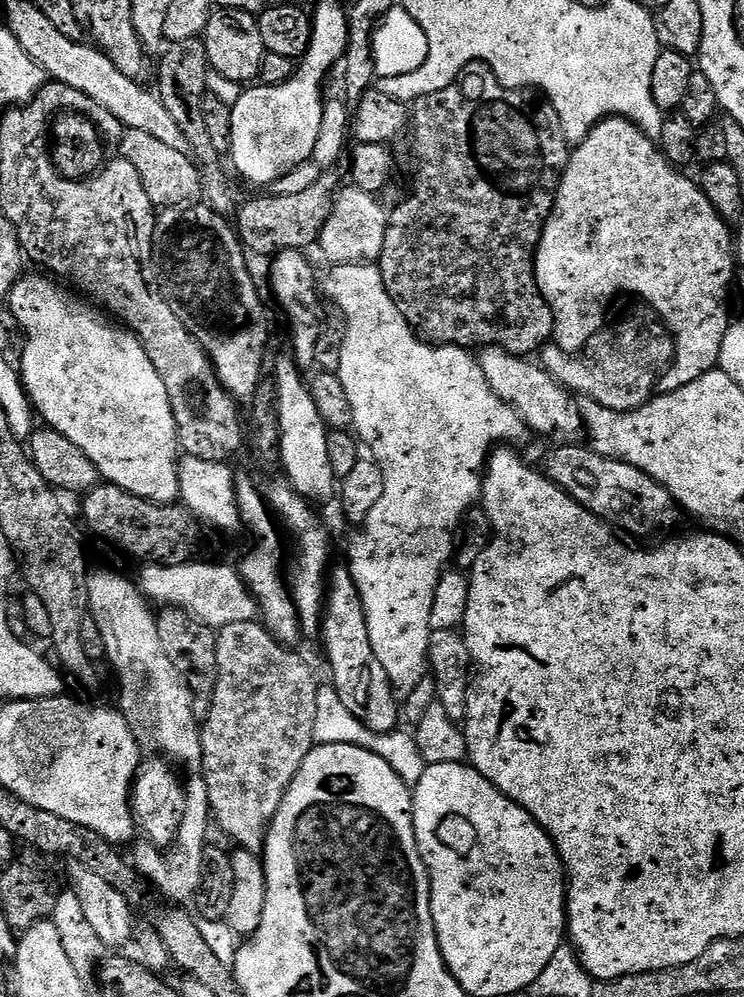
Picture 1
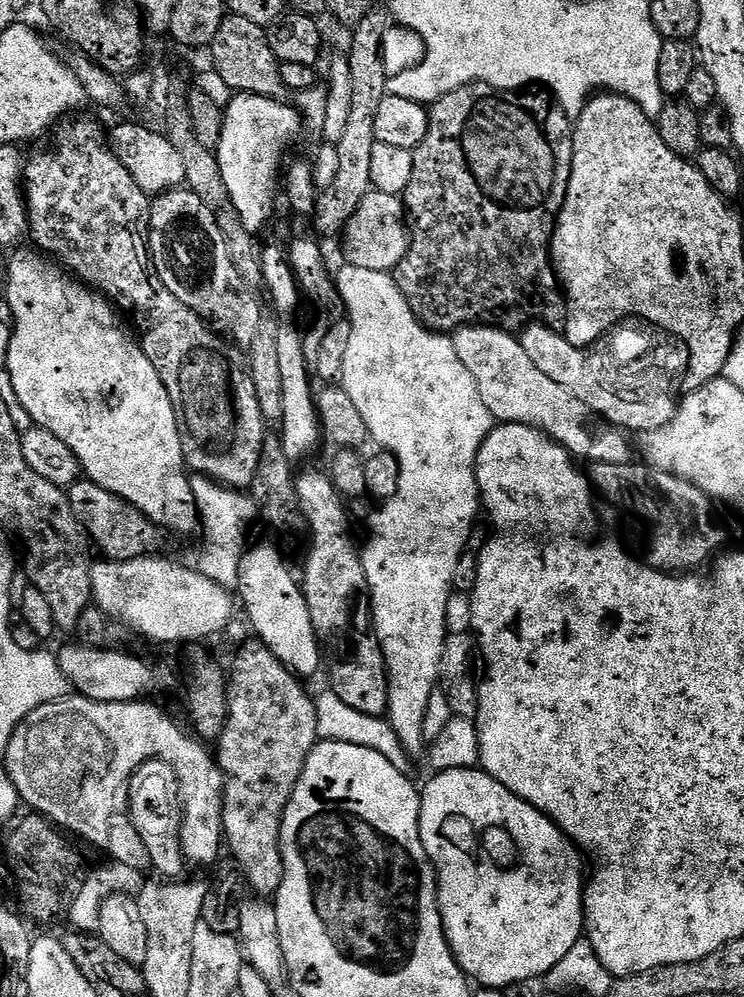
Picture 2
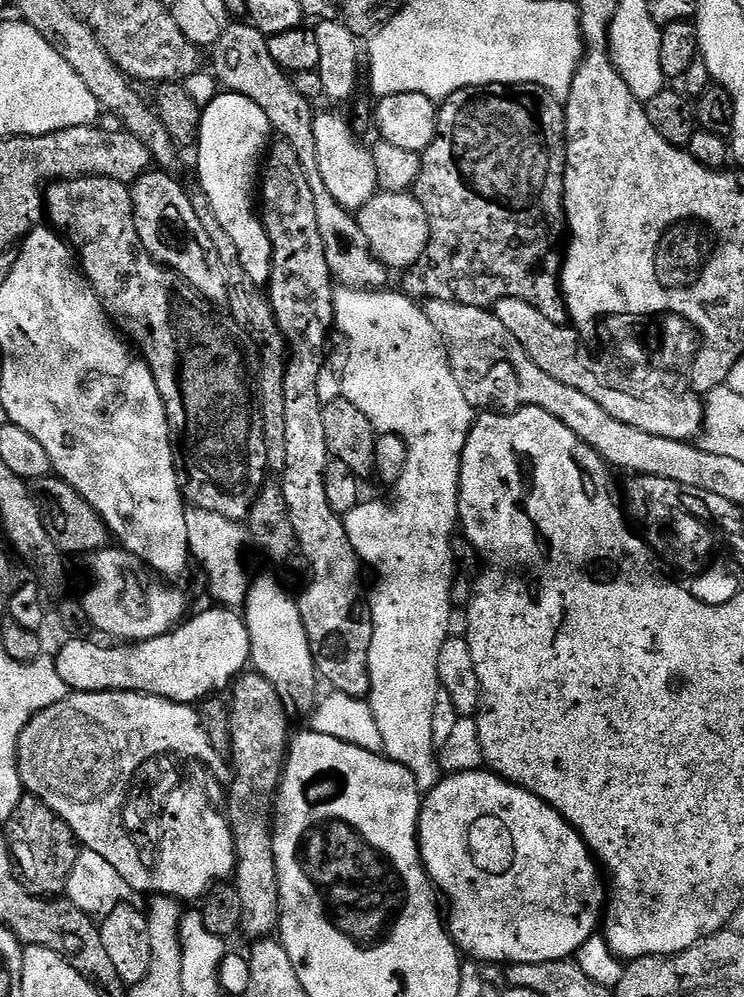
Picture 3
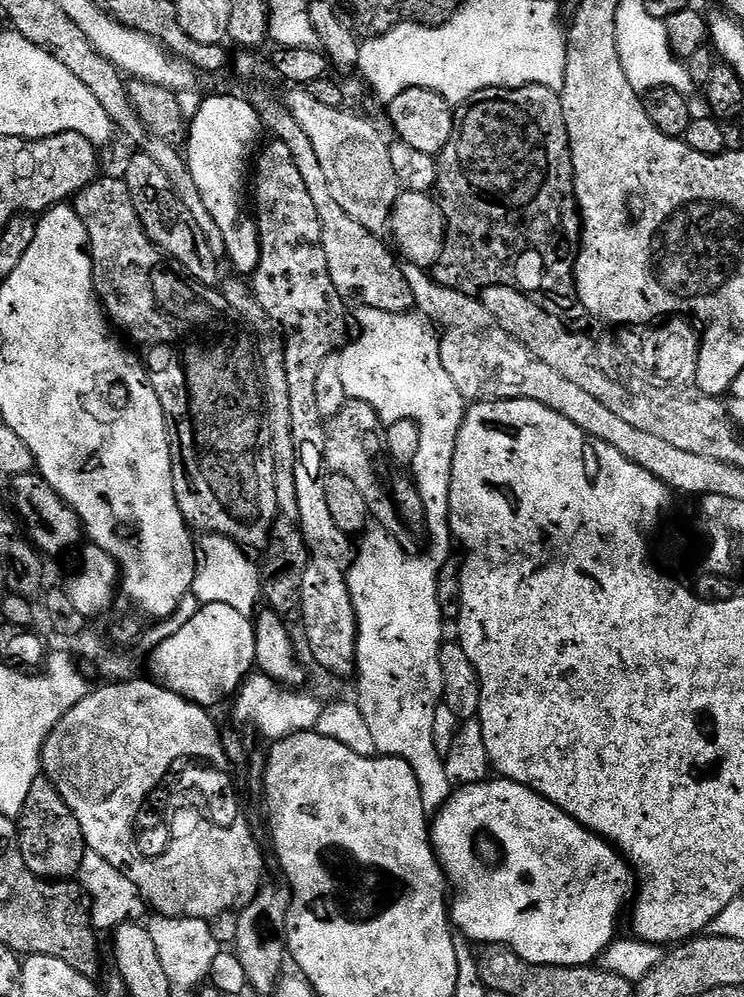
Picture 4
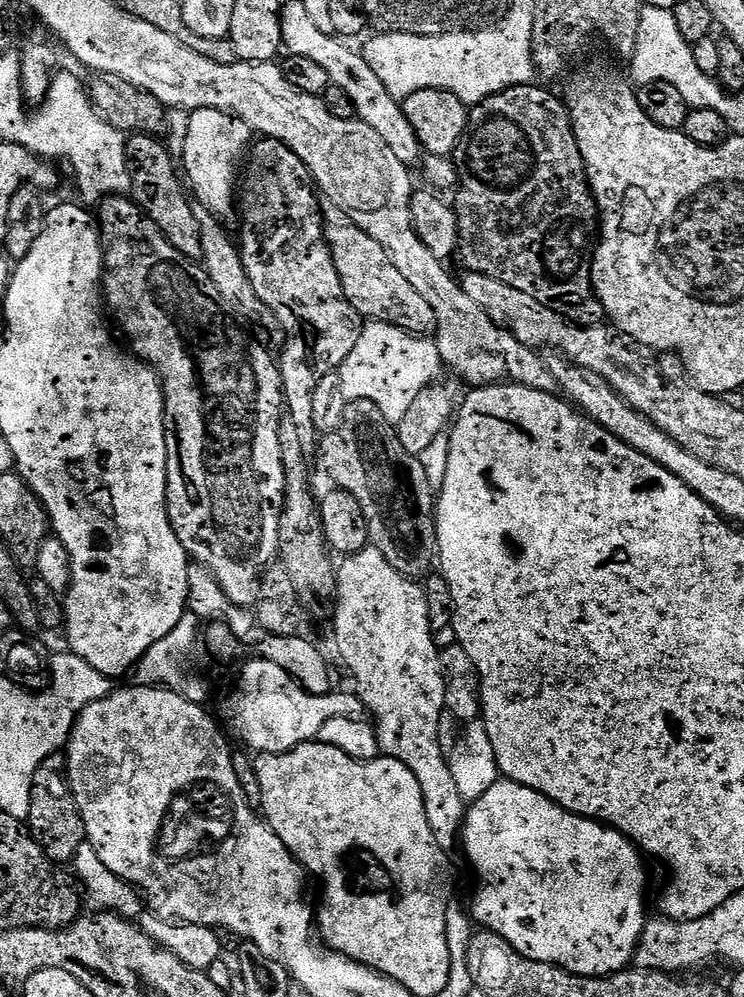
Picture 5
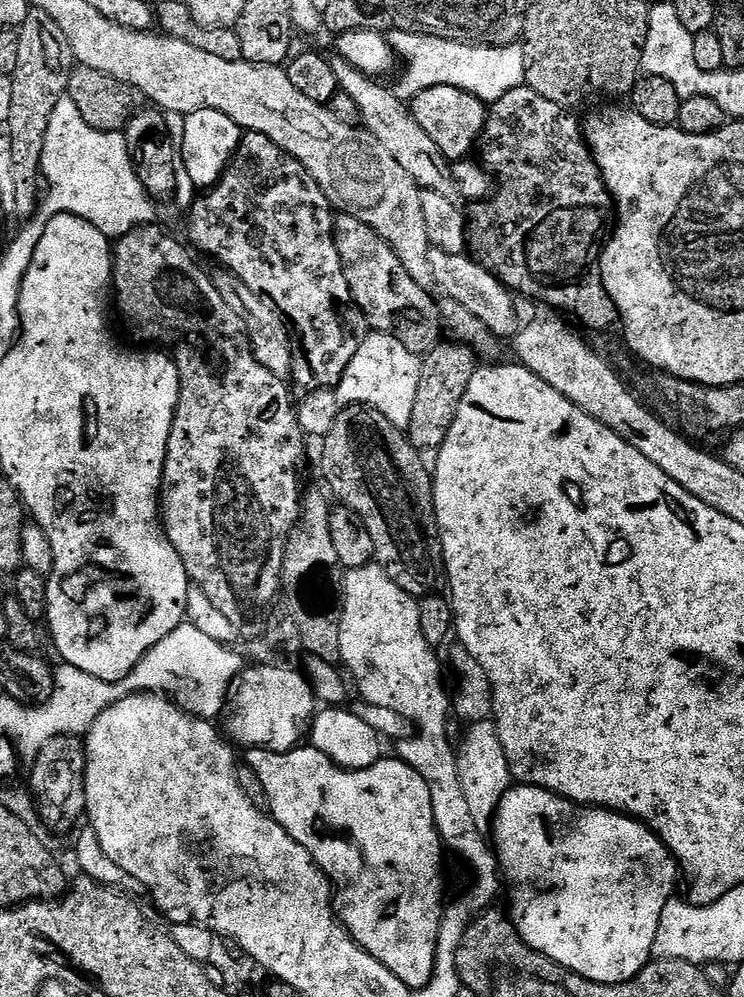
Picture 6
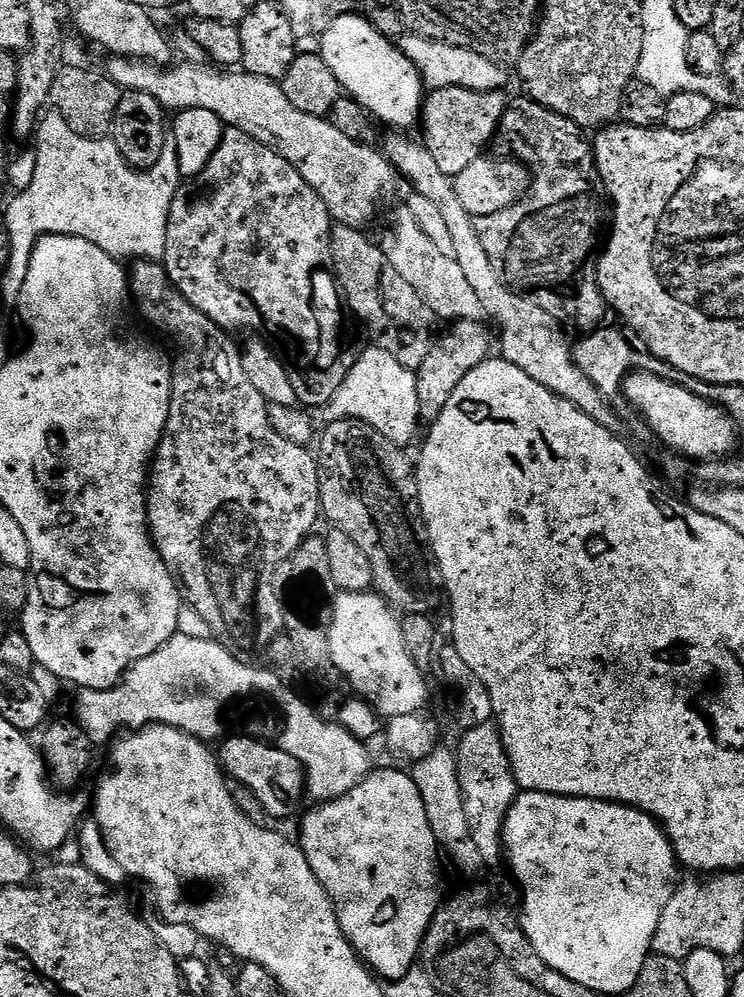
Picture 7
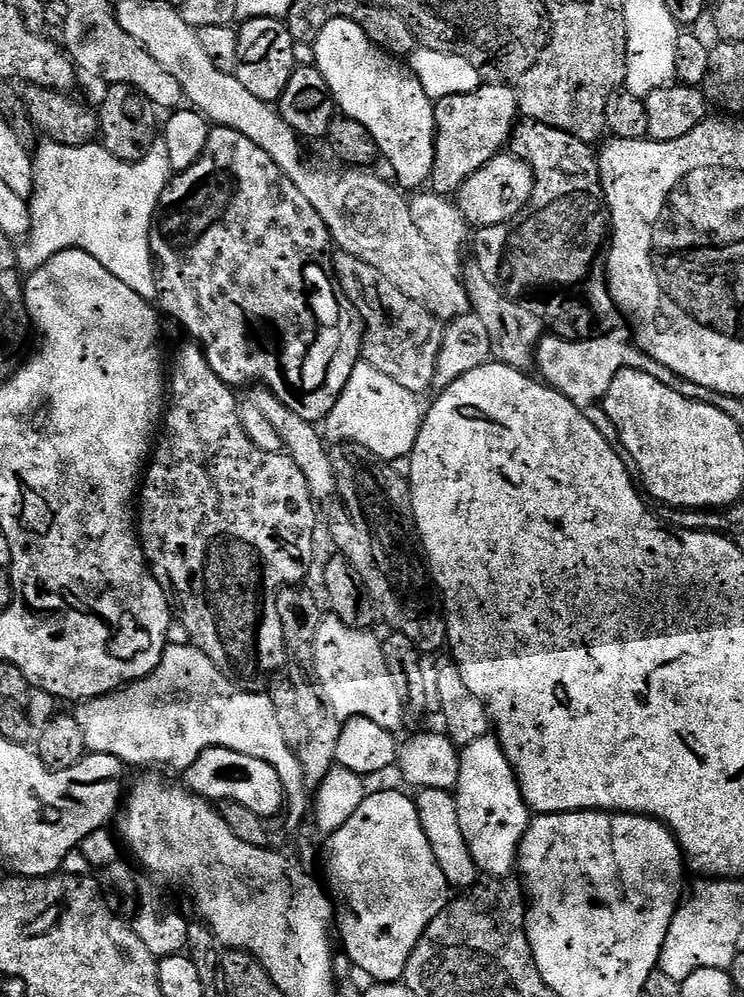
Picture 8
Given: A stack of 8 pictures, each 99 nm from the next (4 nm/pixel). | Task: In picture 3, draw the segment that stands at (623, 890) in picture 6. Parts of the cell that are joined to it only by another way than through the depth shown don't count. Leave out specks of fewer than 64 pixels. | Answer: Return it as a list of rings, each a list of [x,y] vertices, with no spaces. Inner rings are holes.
[[[491,770],[473,772],[457,772],[455,775],[445,775],[440,783],[423,797],[420,810],[420,856],[424,860],[424,868],[433,885],[441,893],[448,895],[452,903],[452,920],[450,916],[450,935],[456,941],[457,949],[467,954],[473,961],[489,960],[492,964],[522,964],[534,962],[554,962],[575,957],[576,951],[583,946],[591,936],[597,935],[602,917],[606,912],[606,880],[588,843],[581,838],[579,832],[565,820],[557,808],[540,800],[533,792],[521,788],[497,776]]]

